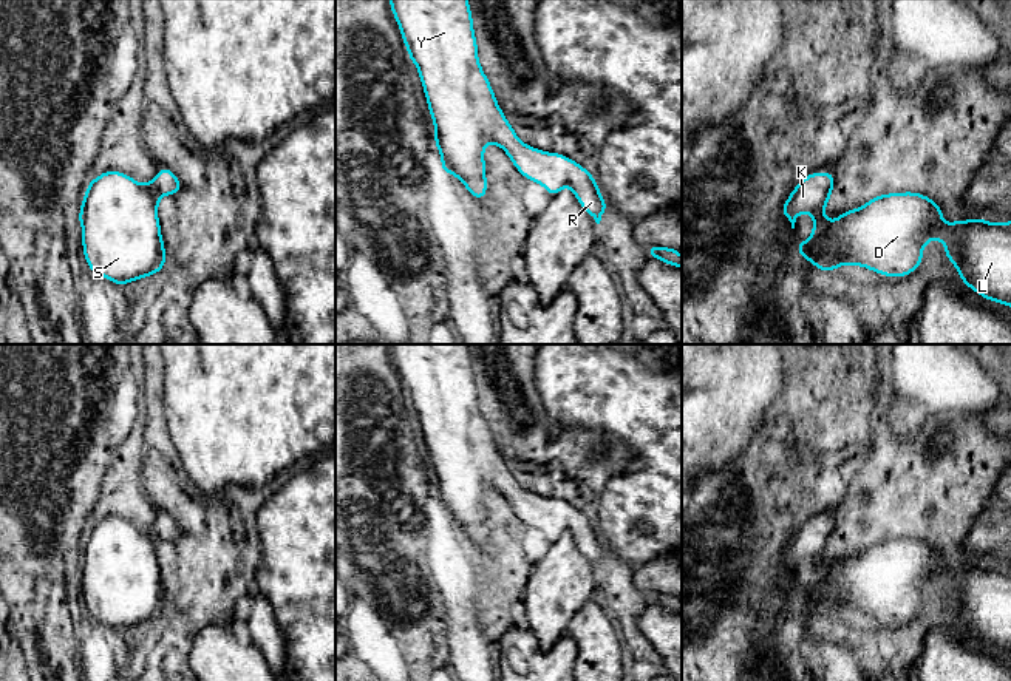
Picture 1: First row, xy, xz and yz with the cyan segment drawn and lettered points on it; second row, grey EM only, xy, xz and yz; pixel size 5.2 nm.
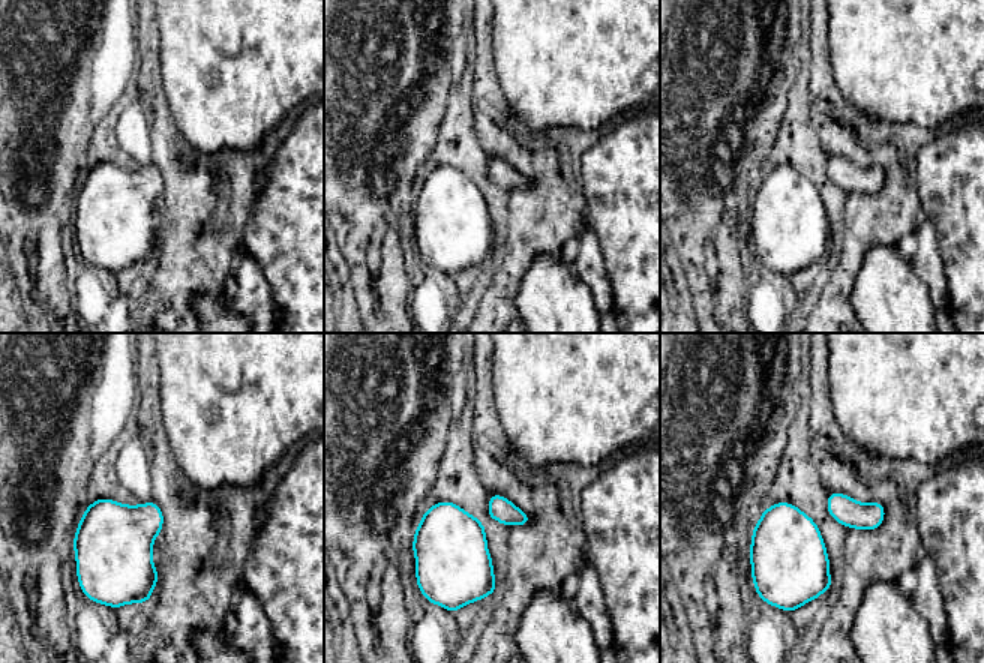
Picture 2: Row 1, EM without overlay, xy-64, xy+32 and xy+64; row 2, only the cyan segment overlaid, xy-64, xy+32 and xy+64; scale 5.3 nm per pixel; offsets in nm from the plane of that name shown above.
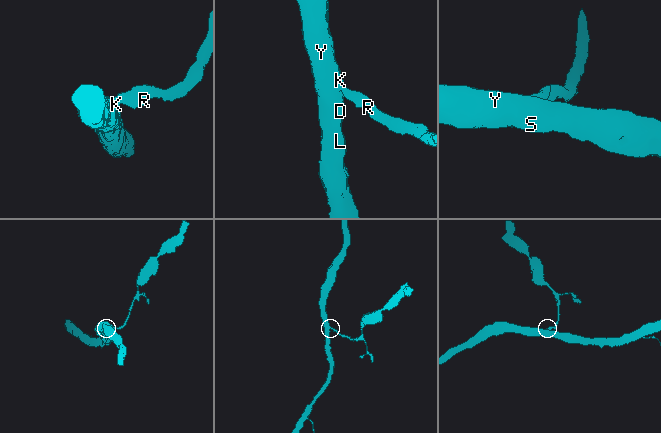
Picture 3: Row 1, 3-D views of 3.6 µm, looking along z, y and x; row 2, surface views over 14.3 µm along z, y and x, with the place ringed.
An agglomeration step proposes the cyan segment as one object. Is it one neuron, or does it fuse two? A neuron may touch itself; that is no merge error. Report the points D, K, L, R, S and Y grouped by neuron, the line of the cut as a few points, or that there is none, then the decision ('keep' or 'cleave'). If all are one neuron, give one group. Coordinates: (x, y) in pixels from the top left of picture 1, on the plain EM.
D K L R S Y; no cut; keep

